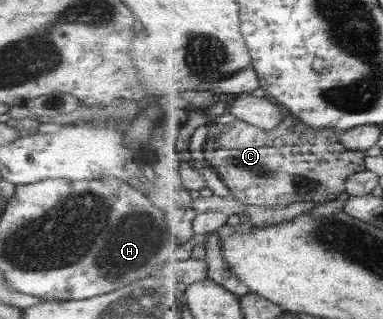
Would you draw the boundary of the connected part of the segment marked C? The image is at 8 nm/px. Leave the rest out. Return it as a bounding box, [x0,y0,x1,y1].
[198,113,367,207]

